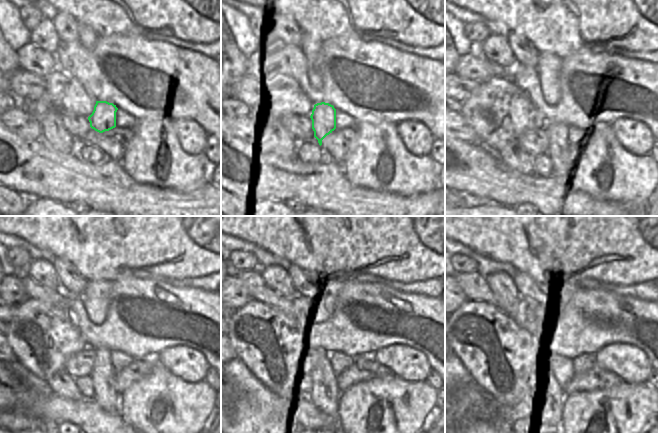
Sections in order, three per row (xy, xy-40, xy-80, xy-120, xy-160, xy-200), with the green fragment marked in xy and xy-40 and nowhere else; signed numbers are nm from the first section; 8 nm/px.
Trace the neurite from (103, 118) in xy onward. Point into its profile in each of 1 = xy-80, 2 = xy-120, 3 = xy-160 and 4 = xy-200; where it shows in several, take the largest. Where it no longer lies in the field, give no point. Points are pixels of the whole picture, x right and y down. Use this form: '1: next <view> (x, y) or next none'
1: next xy-80 (553, 151)
2: next xy-120 (105, 394)
3: next xy-160 (326, 398)
4: next xy-200 (550, 402)

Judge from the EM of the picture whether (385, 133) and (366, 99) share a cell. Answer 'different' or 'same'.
different

